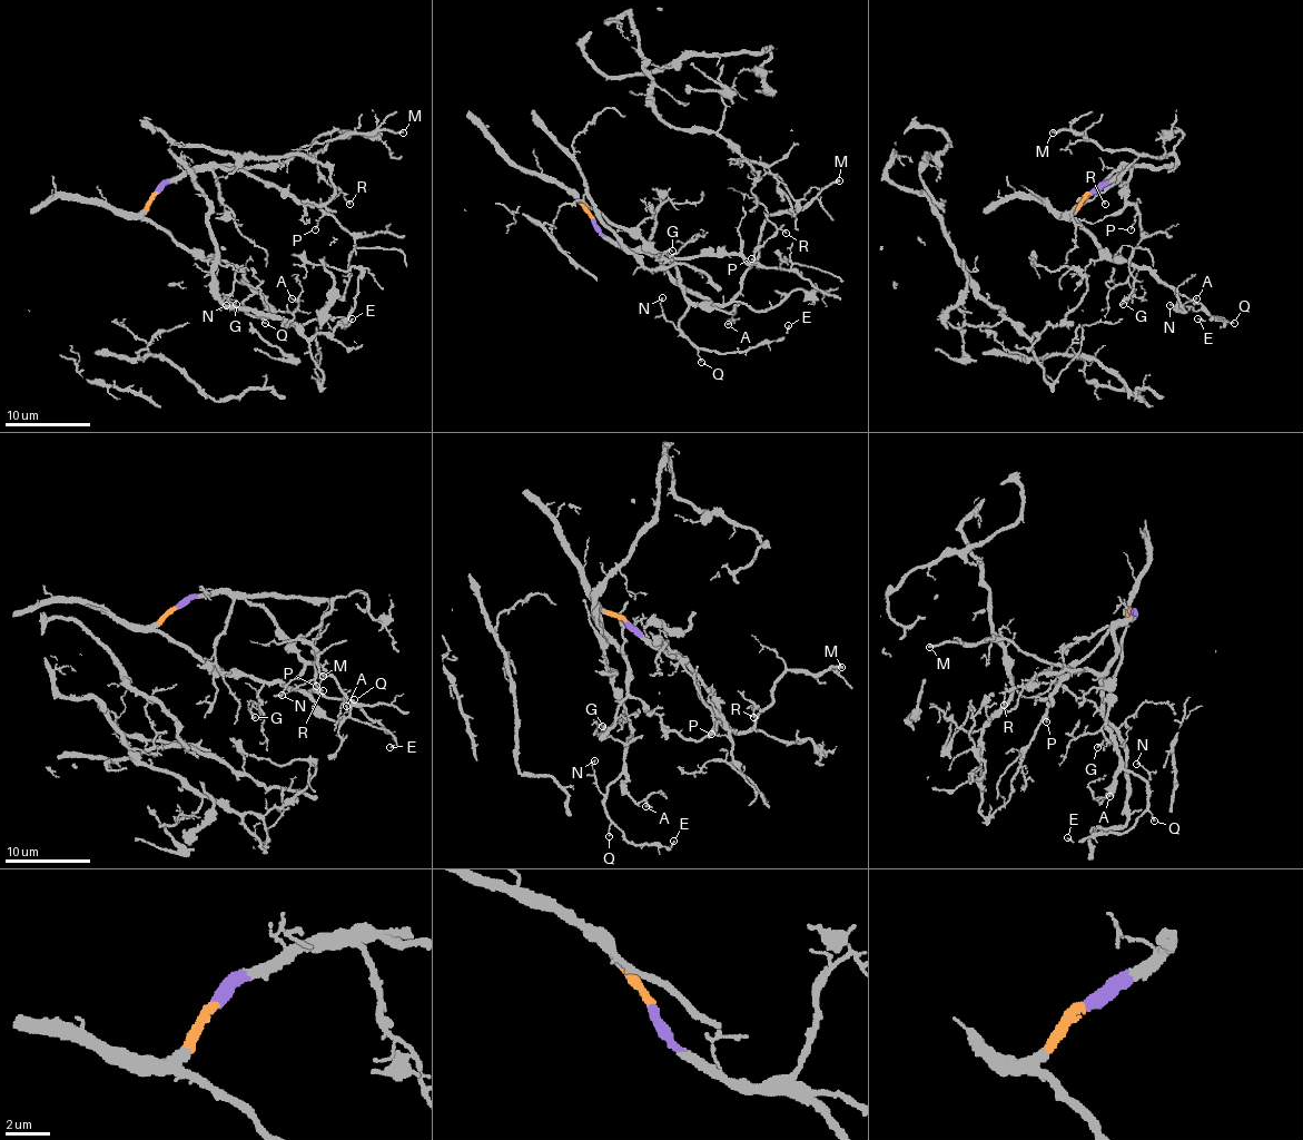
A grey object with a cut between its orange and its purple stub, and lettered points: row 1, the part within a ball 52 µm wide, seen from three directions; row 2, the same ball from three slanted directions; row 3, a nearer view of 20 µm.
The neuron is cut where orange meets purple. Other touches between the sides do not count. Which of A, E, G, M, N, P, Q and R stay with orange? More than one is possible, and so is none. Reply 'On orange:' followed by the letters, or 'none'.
On orange: A, E, G, N, Q

